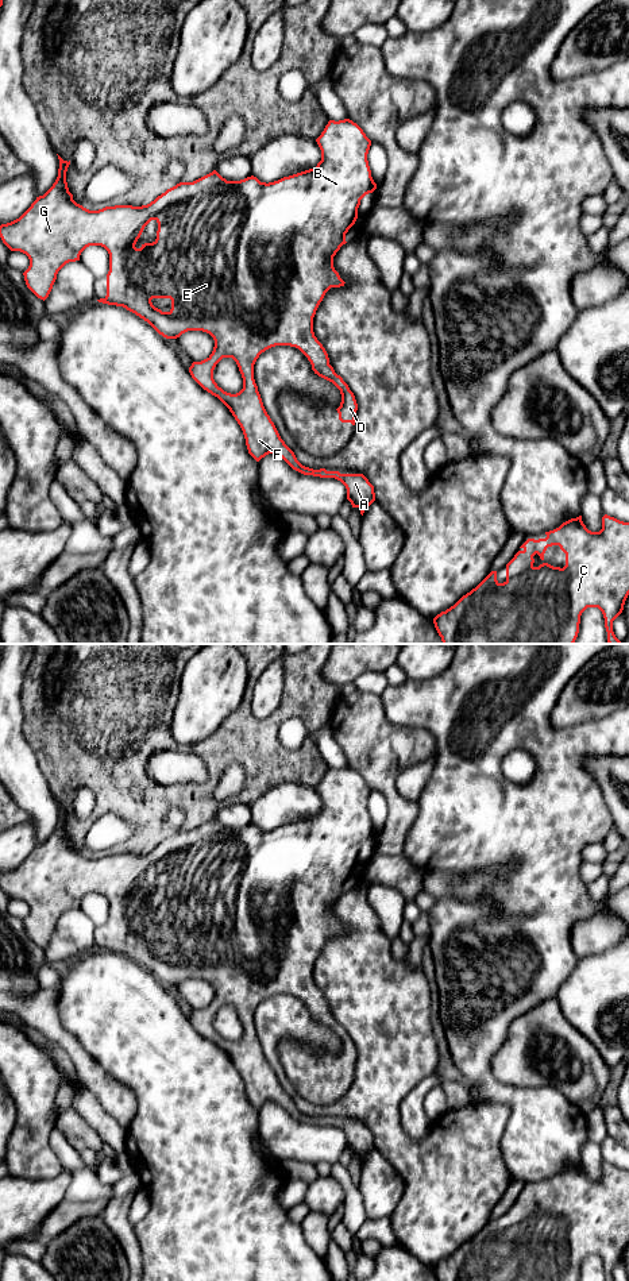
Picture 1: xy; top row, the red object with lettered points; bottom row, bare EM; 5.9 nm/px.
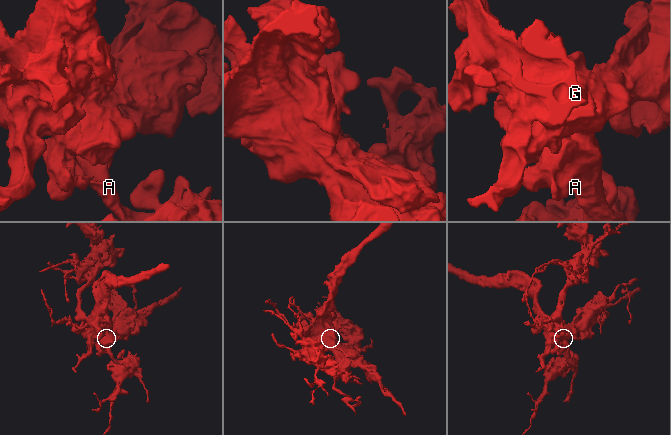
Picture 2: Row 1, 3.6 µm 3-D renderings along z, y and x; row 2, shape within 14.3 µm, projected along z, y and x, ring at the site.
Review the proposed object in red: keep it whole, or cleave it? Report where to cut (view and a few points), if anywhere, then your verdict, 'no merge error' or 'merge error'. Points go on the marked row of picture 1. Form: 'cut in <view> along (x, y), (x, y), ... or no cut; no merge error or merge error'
no cut; no merge error

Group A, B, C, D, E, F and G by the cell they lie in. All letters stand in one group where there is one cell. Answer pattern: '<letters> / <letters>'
A B C D E F G

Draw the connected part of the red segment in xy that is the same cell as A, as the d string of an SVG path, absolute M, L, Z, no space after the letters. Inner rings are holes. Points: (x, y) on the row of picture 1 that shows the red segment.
M344 119L329 120L316 142L321 150L321 161L316 167L274 182L261 182L254 175L240 181L227 181L213 170L193 182L177 184L147 205L115 205L99 211L89 211L73 200L66 182L70 161L63 161L58 155L58 177L53 186L43 196L36 197L19 219L1 224L0 238L11 251L20 251L28 256L30 266L23 273L24 281L27 288L43 301L49 297L58 271L66 263L80 261L81 252L89 246L104 247L109 254L107 296L97 301L126 308L166 339L177 339L188 331L209 333L215 340L212 354L201 362L193 362L189 373L204 390L217 397L229 409L243 431L248 454L256 462L274 454L304 475L340 481L347 489L347 499L363 516L375 501L374 486L368 479L363 474L340 474L302 466L281 439L263 406L254 379L254 364L262 352L275 346L296 347L308 358L314 374L332 382L340 390L341 402L336 409L339 420L355 425L358 410L355 396L329 364L325 348L314 336L313 317L325 293L331 288L346 283L333 267L333 256L347 243L346 234L358 219L360 200L377 189L367 161L371 140L356 123ZM151 220L158 223L157 239L136 248L138 239ZM153 298L170 298L171 309L162 312L153 305ZM223 358L232 358L242 374L243 389L236 394L224 391L213 379L213 370Z

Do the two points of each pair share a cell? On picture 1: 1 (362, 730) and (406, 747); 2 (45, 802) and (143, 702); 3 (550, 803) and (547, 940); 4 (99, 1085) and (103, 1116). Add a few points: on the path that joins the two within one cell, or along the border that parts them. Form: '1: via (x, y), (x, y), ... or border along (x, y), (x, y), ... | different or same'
1: via (373, 741), (378, 747), (396, 747) | same
2: border along (38, 766), (57, 801) | different
3: via (547, 837), (547, 906) | same
4: border along (83, 1080), (101, 1107), (123, 1129) | different

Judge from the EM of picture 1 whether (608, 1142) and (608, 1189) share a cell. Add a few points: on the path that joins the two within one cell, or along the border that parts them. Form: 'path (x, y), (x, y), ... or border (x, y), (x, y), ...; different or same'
border (605, 1161), (614, 1166); different

